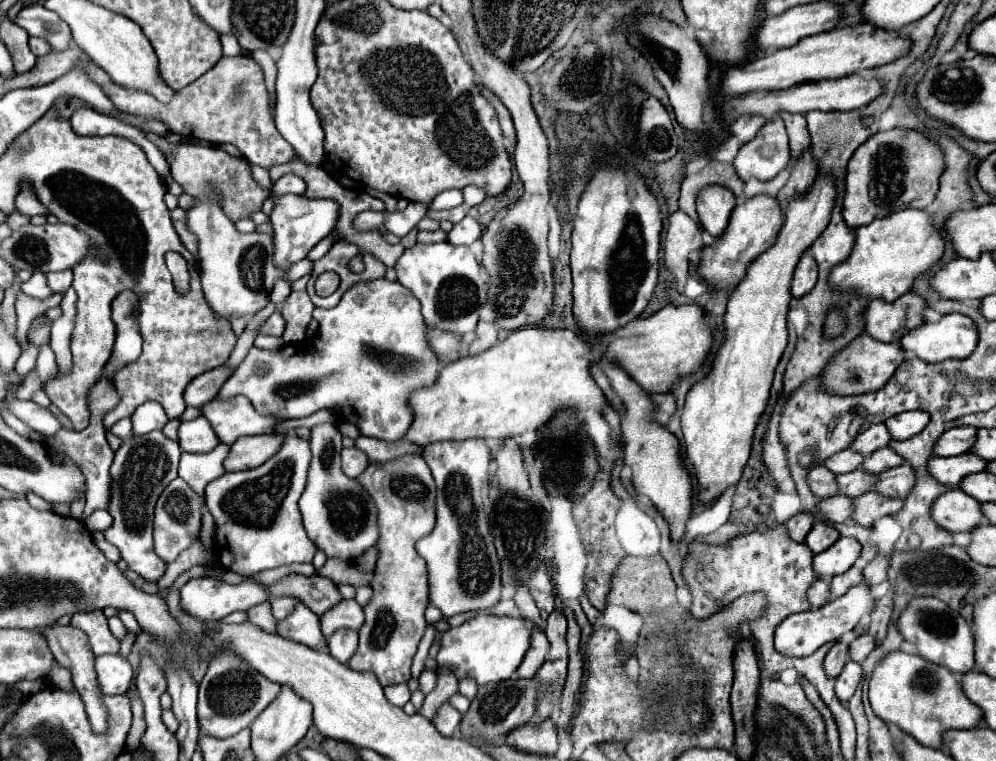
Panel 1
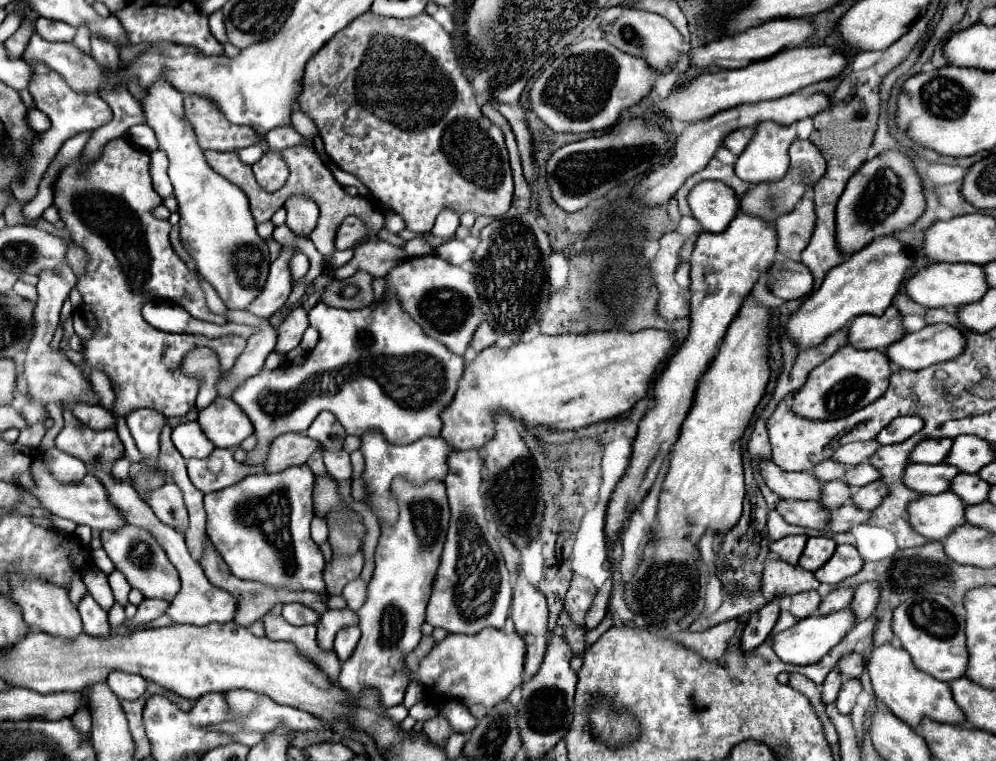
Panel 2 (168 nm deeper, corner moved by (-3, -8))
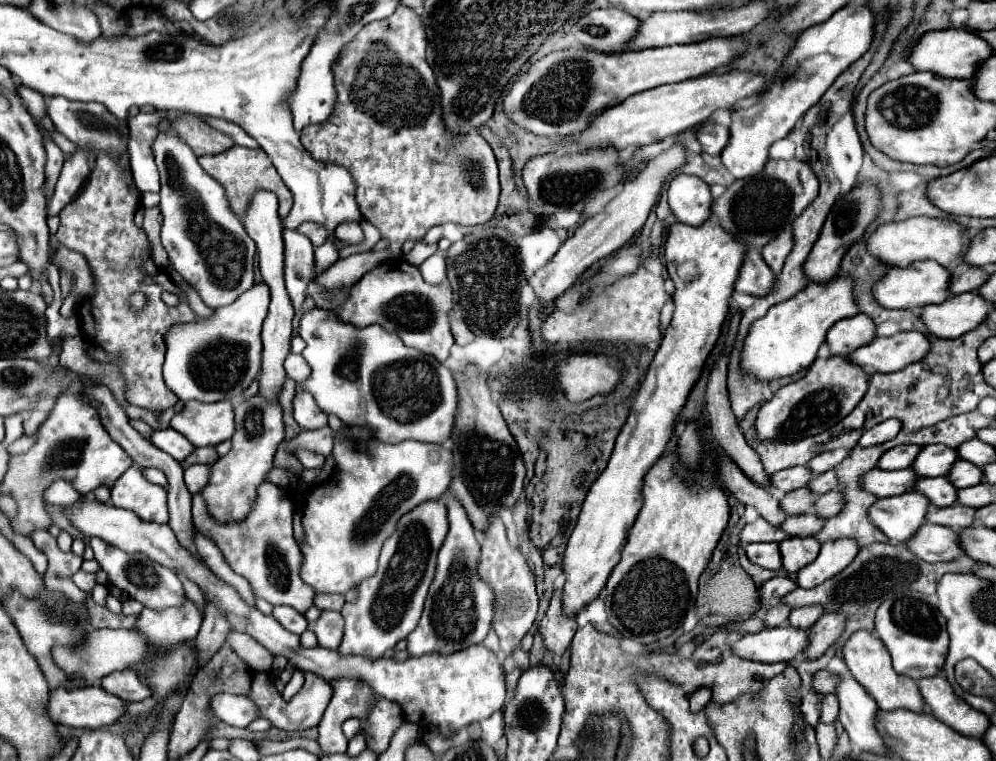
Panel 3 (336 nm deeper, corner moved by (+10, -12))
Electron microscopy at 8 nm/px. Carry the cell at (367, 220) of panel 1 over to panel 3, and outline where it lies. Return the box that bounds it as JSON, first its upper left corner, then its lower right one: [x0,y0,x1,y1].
[297,223,327,247]

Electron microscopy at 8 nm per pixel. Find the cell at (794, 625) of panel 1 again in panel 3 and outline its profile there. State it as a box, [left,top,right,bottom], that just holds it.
[731,627,807,663]

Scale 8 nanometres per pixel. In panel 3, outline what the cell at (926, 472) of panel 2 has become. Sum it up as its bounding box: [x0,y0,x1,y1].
[859,469,917,497]

